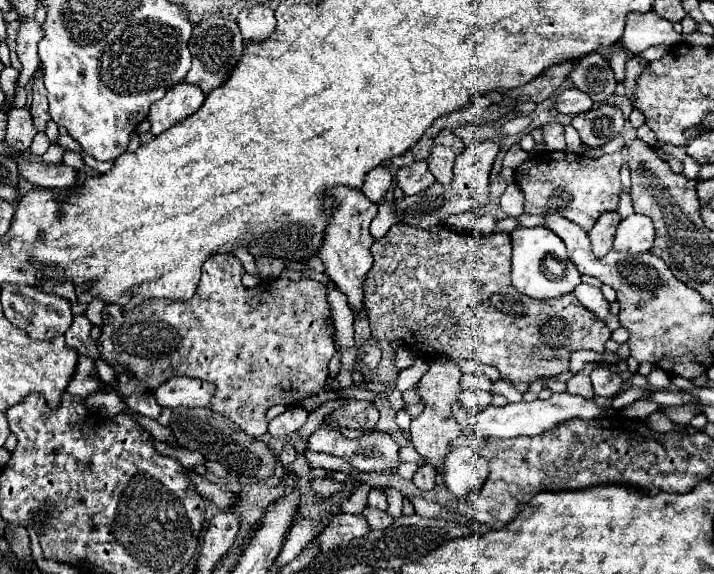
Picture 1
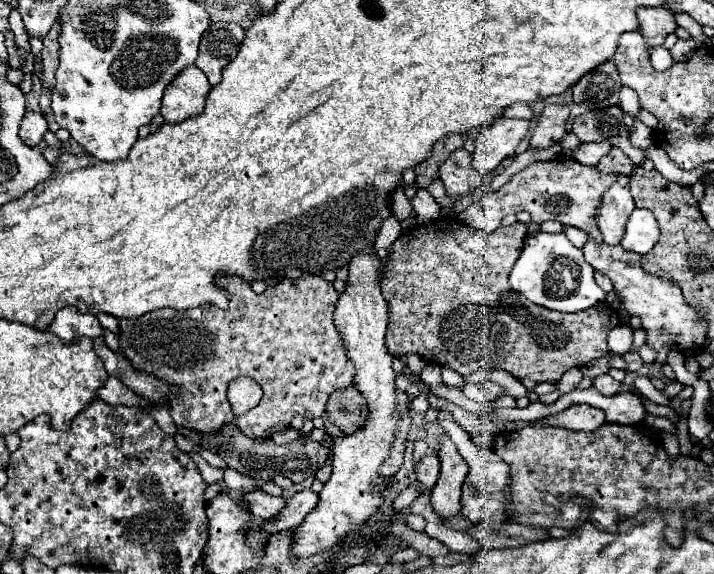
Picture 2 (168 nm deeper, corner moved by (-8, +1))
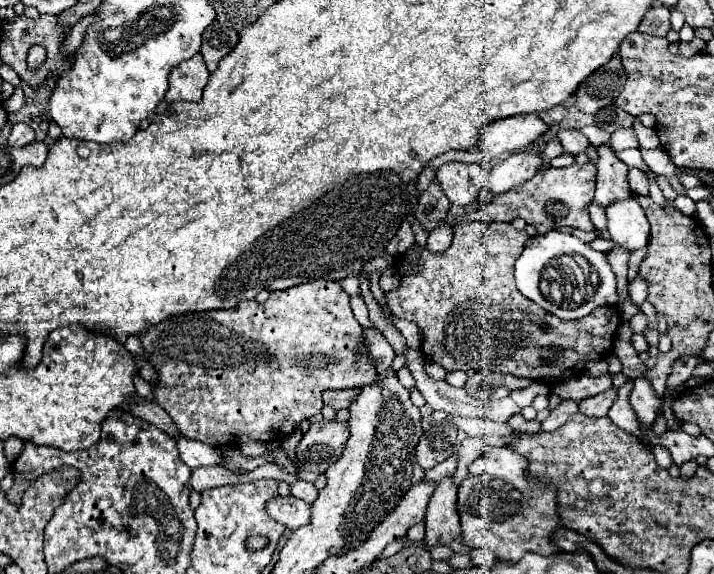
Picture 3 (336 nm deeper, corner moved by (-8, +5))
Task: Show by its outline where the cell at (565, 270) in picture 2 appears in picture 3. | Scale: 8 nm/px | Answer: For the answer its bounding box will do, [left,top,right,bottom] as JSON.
[516,231,618,321]

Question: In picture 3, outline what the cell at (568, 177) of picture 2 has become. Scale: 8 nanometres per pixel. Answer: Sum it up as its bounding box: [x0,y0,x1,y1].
[484,163,596,235]

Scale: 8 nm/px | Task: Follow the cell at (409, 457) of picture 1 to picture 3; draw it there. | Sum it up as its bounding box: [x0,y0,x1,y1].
[298,421,350,473]

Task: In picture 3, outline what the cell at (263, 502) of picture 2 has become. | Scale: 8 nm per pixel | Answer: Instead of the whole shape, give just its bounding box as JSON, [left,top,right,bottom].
[268,497,310,531]

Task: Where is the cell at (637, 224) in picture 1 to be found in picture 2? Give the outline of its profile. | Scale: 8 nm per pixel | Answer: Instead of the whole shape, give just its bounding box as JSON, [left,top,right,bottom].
[620,209,660,255]

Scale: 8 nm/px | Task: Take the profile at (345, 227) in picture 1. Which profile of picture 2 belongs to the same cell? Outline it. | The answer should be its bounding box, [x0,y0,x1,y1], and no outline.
[292,245,410,557]

